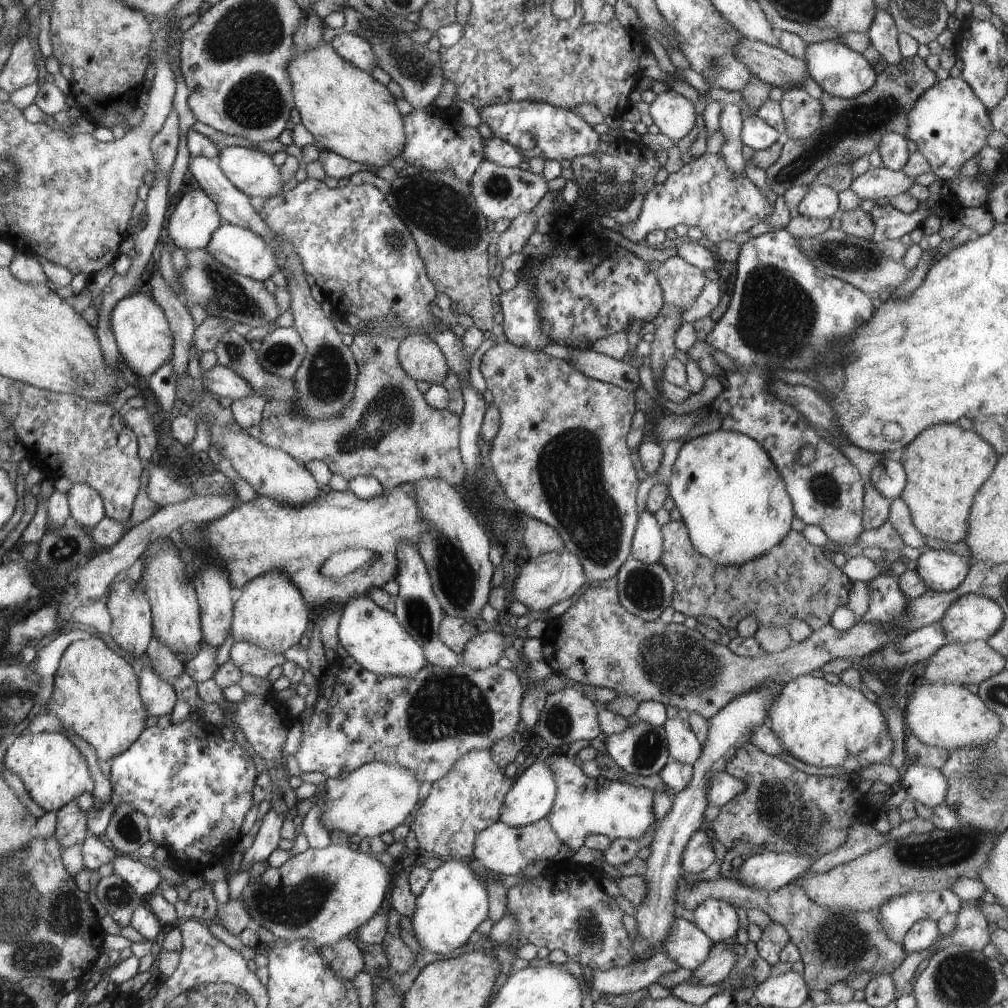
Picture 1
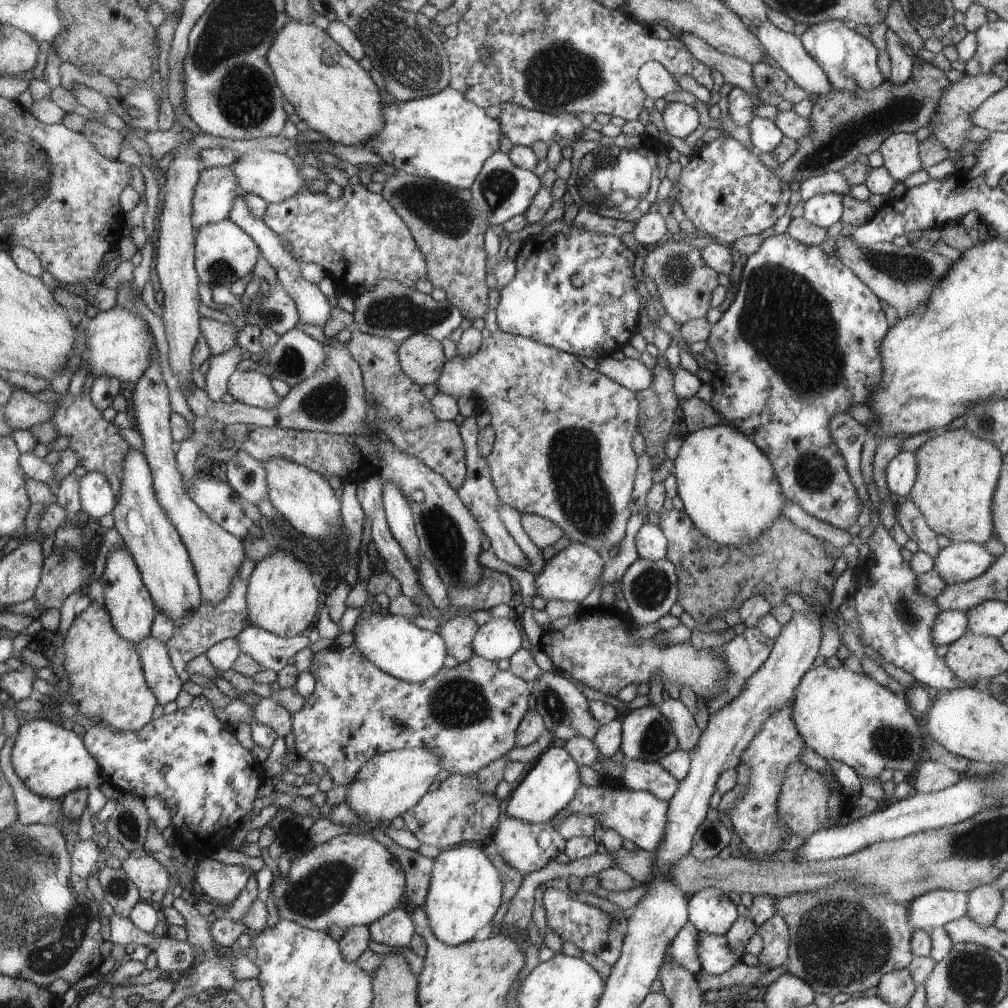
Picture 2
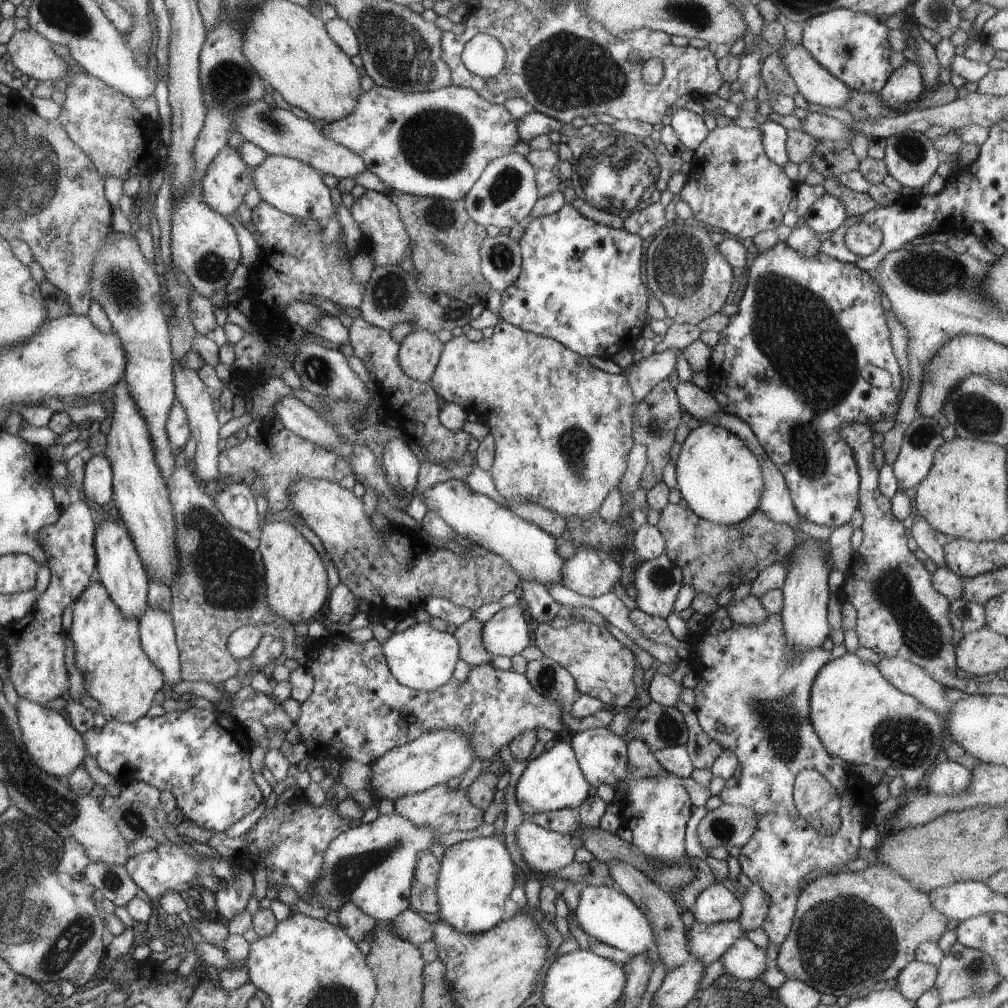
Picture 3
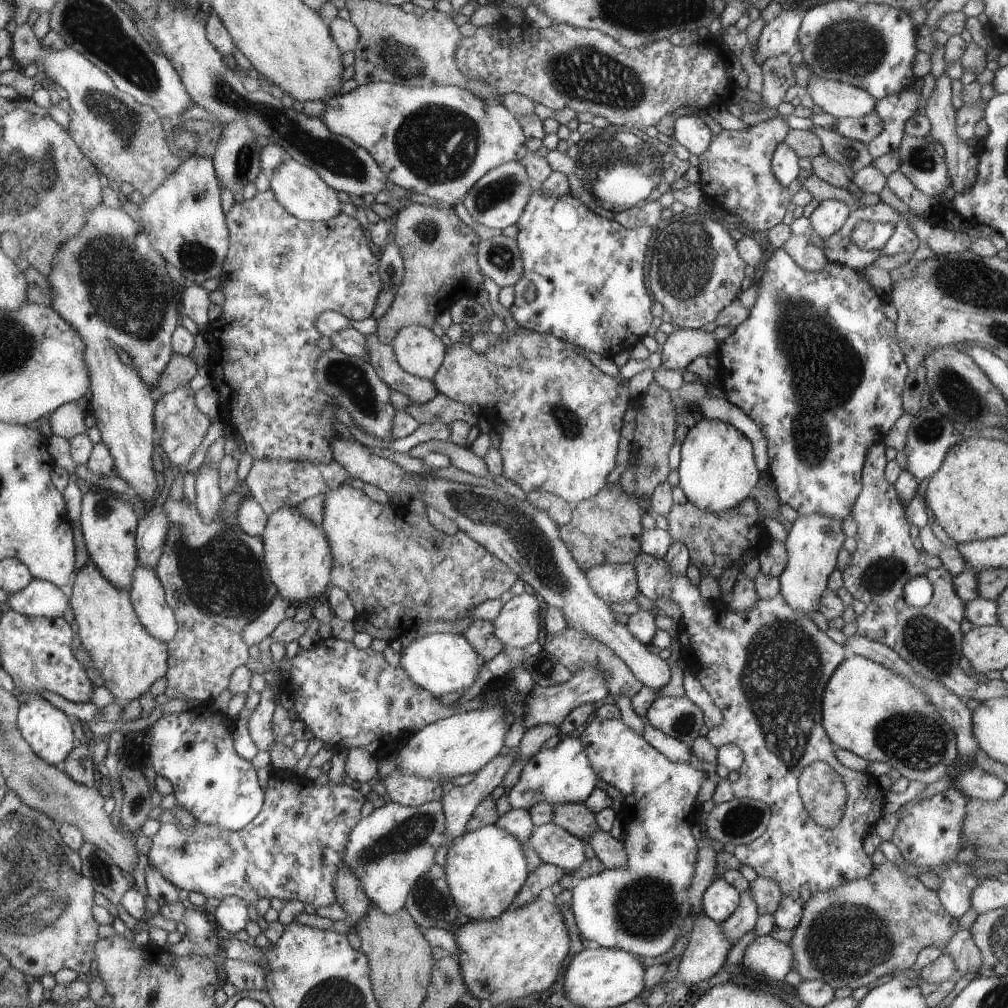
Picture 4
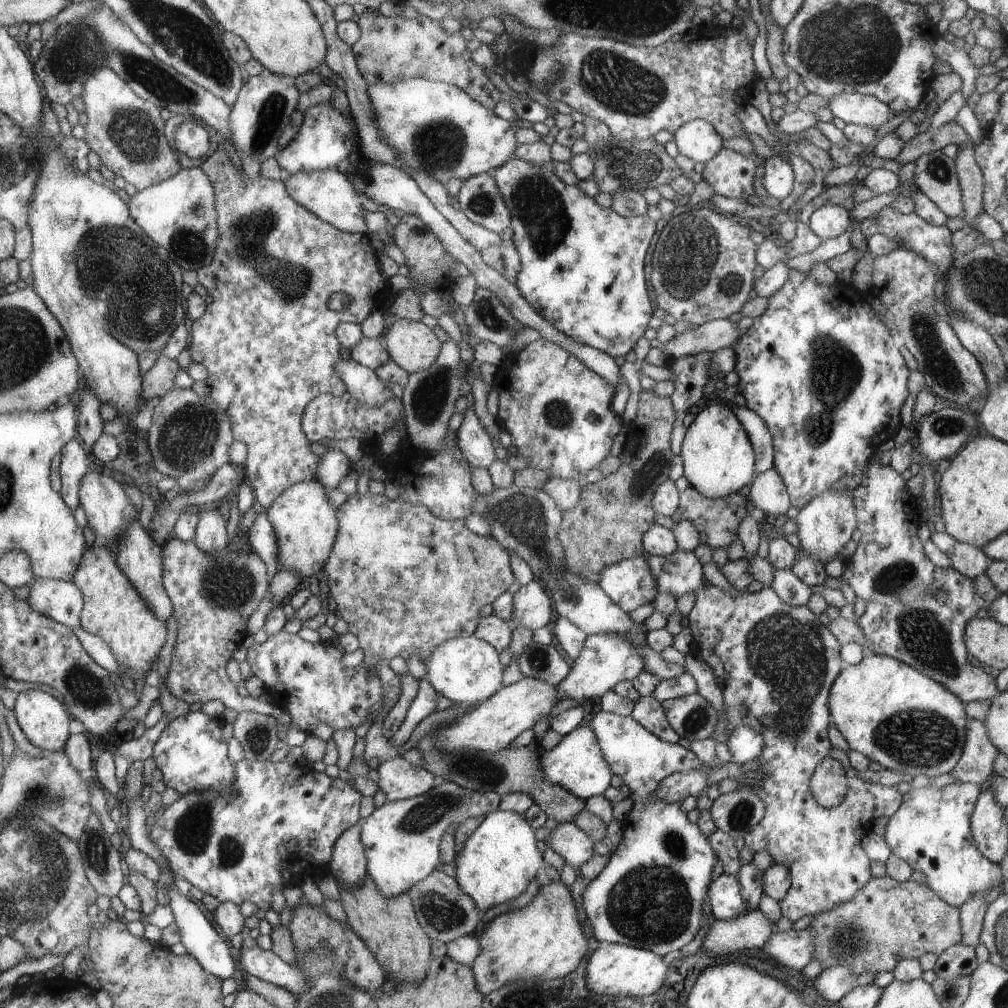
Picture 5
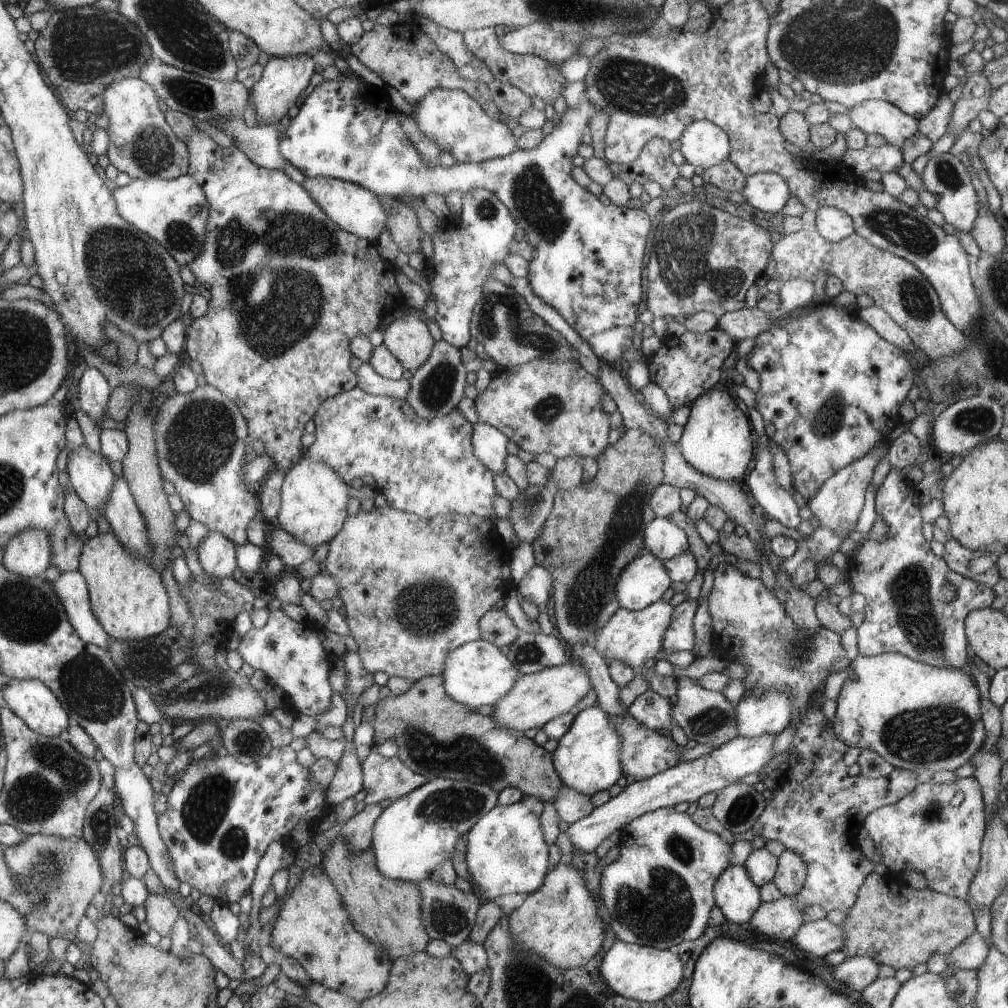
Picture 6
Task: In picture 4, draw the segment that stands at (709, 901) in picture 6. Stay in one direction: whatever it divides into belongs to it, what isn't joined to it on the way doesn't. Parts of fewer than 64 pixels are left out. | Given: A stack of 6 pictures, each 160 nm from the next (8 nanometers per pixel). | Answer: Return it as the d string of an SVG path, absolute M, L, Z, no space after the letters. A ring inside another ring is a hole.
M594 719L586 729L579 736L580 742L585 748L586 756L589 758L590 766L594 769L594 772L598 775L600 780L608 782L608 784L615 786L620 792L627 795L627 805L631 807L631 814L633 815L628 822L626 822L625 828L625 840L623 842L625 853L627 854L627 866L621 869L604 869L600 874L592 875L581 879L578 886L572 890L572 914L576 920L576 926L580 930L582 936L592 941L595 946L606 947L609 949L623 950L632 953L636 956L662 956L668 952L674 942L676 942L676 936L680 932L680 926L684 922L684 918L691 912L691 906L688 902L688 887L690 886L692 877L695 873L695 866L697 863L697 852L699 844L692 834L692 818L696 817L694 809L696 808L694 801L698 800L700 785L708 777L708 774L702 770L695 770L690 762L688 763L675 763L663 755L658 749L654 748L649 742L644 740L642 735L635 733L624 721L621 719Z

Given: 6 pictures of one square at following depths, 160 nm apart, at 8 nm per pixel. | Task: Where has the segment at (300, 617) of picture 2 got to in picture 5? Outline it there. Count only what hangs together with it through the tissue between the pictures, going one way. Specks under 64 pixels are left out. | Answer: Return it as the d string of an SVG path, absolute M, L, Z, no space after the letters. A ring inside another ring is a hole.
M316 479L302 481L290 487L266 510L266 516L274 527L278 545L278 570L297 573L306 585L332 556L332 544L337 540L338 519L334 505L326 498L326 487Z

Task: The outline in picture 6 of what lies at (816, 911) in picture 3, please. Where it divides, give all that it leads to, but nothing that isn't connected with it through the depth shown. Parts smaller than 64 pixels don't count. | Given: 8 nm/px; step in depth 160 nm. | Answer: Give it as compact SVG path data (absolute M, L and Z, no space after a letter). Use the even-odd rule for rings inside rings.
M887 871L884 874L870 873L862 883L854 906L847 912L846 920L840 924L845 939L839 948L849 959L868 957L875 963L898 969L911 969L925 963L933 954L945 955L953 951L963 940L976 931L974 913L970 905L962 899L930 890L928 887L915 889L902 877Z

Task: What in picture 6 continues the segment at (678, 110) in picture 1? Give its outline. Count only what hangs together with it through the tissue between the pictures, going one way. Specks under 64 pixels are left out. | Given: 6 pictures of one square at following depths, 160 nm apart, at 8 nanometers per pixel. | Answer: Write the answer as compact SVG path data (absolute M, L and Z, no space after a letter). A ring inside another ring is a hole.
M709 120L696 121L680 135L680 149L686 162L709 169L729 158L730 143L726 132Z

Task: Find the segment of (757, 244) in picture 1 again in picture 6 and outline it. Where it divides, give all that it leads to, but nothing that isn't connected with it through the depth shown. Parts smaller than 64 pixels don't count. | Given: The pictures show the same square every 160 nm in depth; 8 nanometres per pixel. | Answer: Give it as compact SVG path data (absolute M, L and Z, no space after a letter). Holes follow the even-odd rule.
M831 302L827 305L810 309L801 315L792 315L787 319L782 319L777 325L765 331L759 332L758 336L752 340L751 350L747 355L747 366L752 368L760 377L760 388L755 392L755 408L760 412L765 426L765 434L769 436L772 443L776 443L787 456L793 488L802 494L808 502L816 496L822 484L826 482L836 472L842 470L852 462L860 460L865 454L870 452L878 443L884 443L893 438L898 432L899 426L904 423L900 410L907 401L906 395L910 388L917 382L915 380L915 370L913 364L907 359L905 352L895 345L882 339L876 331L864 320L860 319L857 310L848 311L844 307L834 306Z

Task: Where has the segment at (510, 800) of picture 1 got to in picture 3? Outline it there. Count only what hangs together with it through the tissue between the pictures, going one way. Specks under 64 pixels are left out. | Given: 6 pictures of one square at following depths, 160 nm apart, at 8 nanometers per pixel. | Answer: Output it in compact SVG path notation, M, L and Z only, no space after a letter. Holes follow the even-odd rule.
M553 742L540 756L528 760L528 766L516 784L516 802L525 816L548 810L576 809L589 796L590 784L578 765L572 746L566 742Z

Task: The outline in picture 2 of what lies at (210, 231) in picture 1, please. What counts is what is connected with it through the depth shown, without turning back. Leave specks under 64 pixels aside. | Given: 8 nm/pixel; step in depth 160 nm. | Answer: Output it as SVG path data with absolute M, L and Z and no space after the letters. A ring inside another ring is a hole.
M210 166L200 172L192 198L192 226L198 230L204 224L228 219L234 200L241 193L238 176L222 166Z

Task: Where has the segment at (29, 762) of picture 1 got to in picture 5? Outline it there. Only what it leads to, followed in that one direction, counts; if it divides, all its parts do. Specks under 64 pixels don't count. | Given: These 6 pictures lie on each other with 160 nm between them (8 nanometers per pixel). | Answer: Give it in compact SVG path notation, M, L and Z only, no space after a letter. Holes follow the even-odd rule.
M40 690L21 692L14 706L18 726L44 752L61 751L70 739L70 716L52 695Z

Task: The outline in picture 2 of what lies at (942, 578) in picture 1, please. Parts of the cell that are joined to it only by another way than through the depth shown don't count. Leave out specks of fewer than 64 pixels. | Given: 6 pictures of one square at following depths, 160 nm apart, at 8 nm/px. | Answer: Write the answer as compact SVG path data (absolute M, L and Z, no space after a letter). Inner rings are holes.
M953 542L934 558L934 569L948 585L982 576L997 558L987 546L972 542Z

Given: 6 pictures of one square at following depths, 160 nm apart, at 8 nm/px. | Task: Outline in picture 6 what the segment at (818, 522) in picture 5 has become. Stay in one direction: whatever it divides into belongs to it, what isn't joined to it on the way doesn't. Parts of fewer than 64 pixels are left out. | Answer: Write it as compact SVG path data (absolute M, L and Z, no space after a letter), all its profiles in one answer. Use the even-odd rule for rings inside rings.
M890 440L878 443L876 447L870 449L870 452L865 454L860 460L854 461L836 472L834 476L831 476L822 484L820 490L817 490L816 496L807 502L812 516L820 522L820 527L831 530L842 540L856 532L858 516L862 512L862 506L864 506L866 487L871 482L874 467L887 452L880 450L882 447L888 446L887 442L890 442Z

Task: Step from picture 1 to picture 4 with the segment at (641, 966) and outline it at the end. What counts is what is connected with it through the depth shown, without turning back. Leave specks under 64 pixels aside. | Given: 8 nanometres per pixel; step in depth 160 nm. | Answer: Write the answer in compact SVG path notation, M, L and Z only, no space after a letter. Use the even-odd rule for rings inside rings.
M751 890L741 894L741 903L738 910L734 911L724 922L721 922L723 935L735 945L746 932L753 930L759 914L755 902L751 898Z

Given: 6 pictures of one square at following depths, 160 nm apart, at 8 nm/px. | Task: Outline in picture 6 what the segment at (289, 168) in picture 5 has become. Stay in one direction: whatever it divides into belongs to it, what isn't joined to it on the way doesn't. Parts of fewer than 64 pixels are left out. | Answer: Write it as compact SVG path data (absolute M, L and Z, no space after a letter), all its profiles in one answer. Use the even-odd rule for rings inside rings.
M342 65L341 74L339 80L333 81L323 81L320 85L316 87L311 87L311 89L305 94L305 96L300 100L298 107L299 113L295 118L291 118L284 136L279 140L279 151L281 152L283 158L292 163L292 166L296 166L305 177L315 177L315 176L325 176L334 177L338 180L352 181L353 183L362 185L370 192L376 193L379 197L382 195L390 195L394 198L400 198L404 193L410 193L416 196L424 197L430 192L435 192L442 194L444 197L450 194L452 190L460 190L460 192L465 193L470 189L486 189L493 192L502 204L510 211L510 214L514 217L515 223L518 227L524 230L523 240L528 242L534 248L534 258L528 263L527 278L530 282L532 290L540 300L544 302L574 329L581 336L583 340L588 342L590 348L595 352L596 356L603 361L608 361L613 366L619 365L622 360L622 354L626 352L629 348L632 348L632 337L634 332L634 324L638 322L638 316L640 315L640 310L638 306L642 300L644 300L644 290L642 290L642 274L644 274L644 256L646 256L646 242L648 242L648 236L650 236L650 230L652 230L653 219L644 211L644 209L630 209L628 207L621 207L617 204L610 203L608 205L603 204L598 197L593 195L588 191L588 189L583 188L572 178L571 170L574 168L572 165L572 158L576 156L578 147L582 144L582 135L588 132L588 123L590 118L594 116L601 109L597 109L590 101L585 97L585 94L580 98L579 106L576 109L565 110L564 116L562 117L560 126L558 128L554 127L554 130L548 136L542 139L542 142L533 149L522 150L516 149L513 153L506 155L505 157L498 157L495 159L490 159L481 163L461 163L456 161L451 167L445 167L441 165L439 160L438 163L434 165L429 165L419 154L418 151L410 144L410 141L406 138L406 133L402 128L399 121L399 114L395 108L390 104L390 101L386 99L384 92L382 90L383 85L371 85L368 84L365 79L357 77L354 73L350 72L347 67Z

